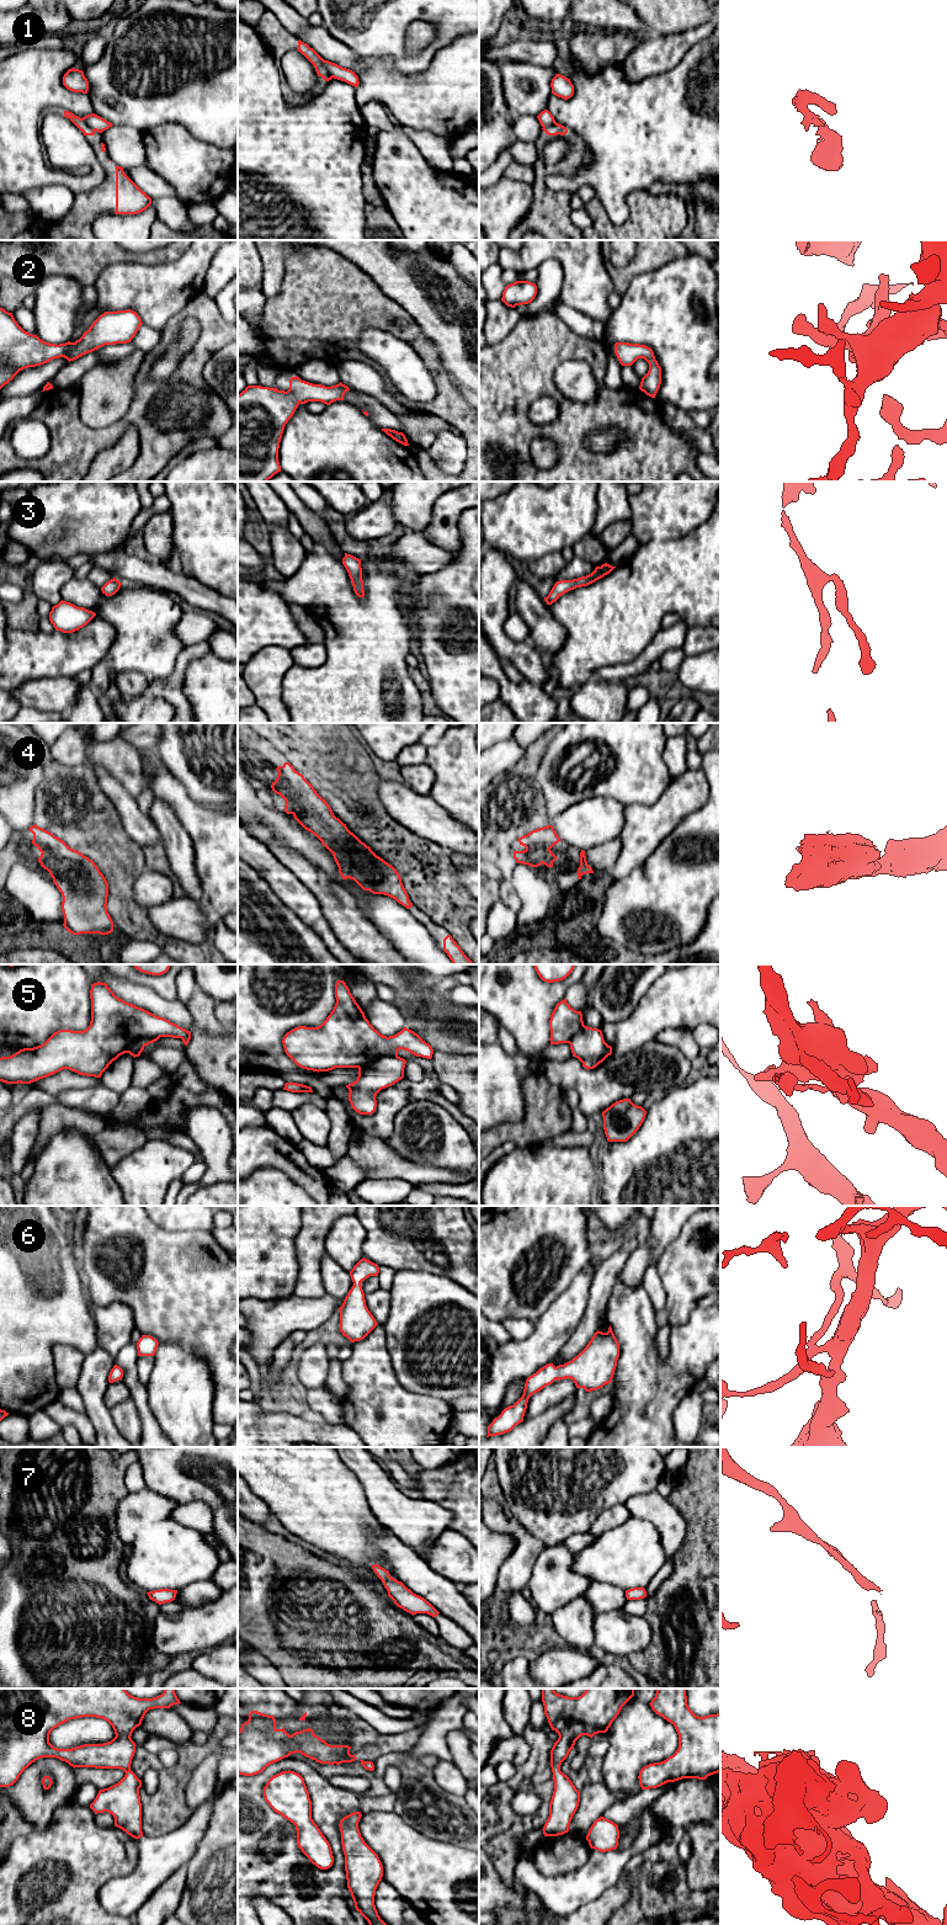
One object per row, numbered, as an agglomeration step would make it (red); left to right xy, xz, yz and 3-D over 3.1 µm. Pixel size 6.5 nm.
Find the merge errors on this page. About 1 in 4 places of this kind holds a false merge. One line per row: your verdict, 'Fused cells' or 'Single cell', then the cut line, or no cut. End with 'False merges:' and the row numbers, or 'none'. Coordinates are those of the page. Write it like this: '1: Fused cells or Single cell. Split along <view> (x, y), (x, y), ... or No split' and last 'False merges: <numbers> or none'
1: Fused cells. Split along xz (323, 60), (326, 70), (333, 76)
2: Single cell. No split
3: Single cell. No split
4: Single cell. No split
5: Single cell. No split
6: Single cell. No split
7: Fused cells. Split along xz (418, 1595), (403, 1609)
8: Single cell. No split
False merges: 1, 7

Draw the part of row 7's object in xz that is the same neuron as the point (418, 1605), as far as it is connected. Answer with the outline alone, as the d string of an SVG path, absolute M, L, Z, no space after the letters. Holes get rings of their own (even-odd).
M415 1596L409 1604L404 1606L403 1610L411 1613L413 1616L416 1613L427 1613L435 1618L440 1613L429 1601L421 1596Z

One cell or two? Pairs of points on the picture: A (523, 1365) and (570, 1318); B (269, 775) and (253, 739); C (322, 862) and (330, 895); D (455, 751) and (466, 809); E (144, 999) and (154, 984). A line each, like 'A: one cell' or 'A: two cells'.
A: one cell
B: one cell
C: two cells
D: one cell
E: two cells

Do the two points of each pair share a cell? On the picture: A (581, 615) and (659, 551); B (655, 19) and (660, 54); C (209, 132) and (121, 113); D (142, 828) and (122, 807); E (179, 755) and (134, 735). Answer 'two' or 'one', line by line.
A: one
B: two
C: one
D: one
E: two

